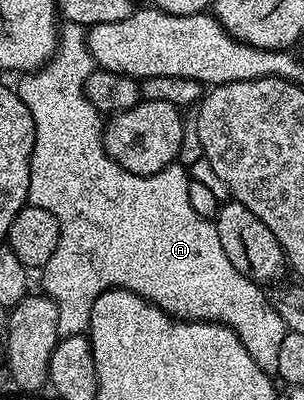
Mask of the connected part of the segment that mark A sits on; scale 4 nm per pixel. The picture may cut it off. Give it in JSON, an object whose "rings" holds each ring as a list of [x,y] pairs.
{"rings":[[[63,21],[58,28],[58,49],[55,50],[54,55],[38,69],[23,73],[19,77],[22,79],[16,82],[20,100],[24,100],[24,108],[28,108],[28,112],[32,112],[32,120],[34,121],[34,147],[30,161],[30,197],[28,202],[29,205],[36,208],[44,208],[44,212],[52,212],[52,216],[56,216],[56,224],[60,224],[60,244],[56,244],[56,252],[52,252],[52,260],[48,260],[48,264],[41,267],[40,270],[43,286],[41,289],[46,297],[51,298],[56,304],[59,335],[86,334],[90,324],[92,304],[95,300],[108,290],[128,290],[136,292],[141,298],[160,307],[162,311],[176,320],[218,322],[221,326],[226,326],[232,332],[236,332],[240,344],[244,344],[244,348],[248,348],[248,356],[252,356],[252,360],[256,360],[256,364],[264,373],[271,376],[277,375],[276,363],[278,363],[278,353],[280,353],[280,340],[284,340],[284,336],[288,333],[286,322],[276,312],[274,305],[270,303],[267,291],[259,283],[245,278],[240,272],[237,272],[236,268],[232,268],[228,256],[224,254],[220,245],[220,236],[216,232],[213,221],[199,216],[193,211],[188,195],[188,184],[191,179],[181,167],[182,164],[177,162],[158,173],[142,177],[117,166],[102,147],[104,118],[98,113],[98,109],[86,99],[84,89],[88,76],[92,76],[92,72],[96,69],[94,57],[90,55],[90,49],[86,43],[86,32],[87,27],[75,22]]]}

